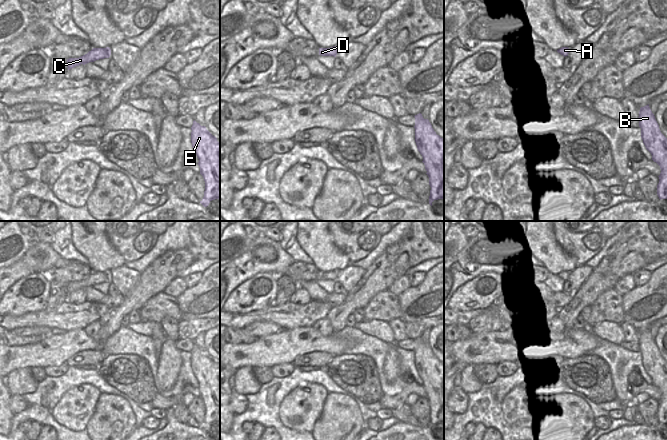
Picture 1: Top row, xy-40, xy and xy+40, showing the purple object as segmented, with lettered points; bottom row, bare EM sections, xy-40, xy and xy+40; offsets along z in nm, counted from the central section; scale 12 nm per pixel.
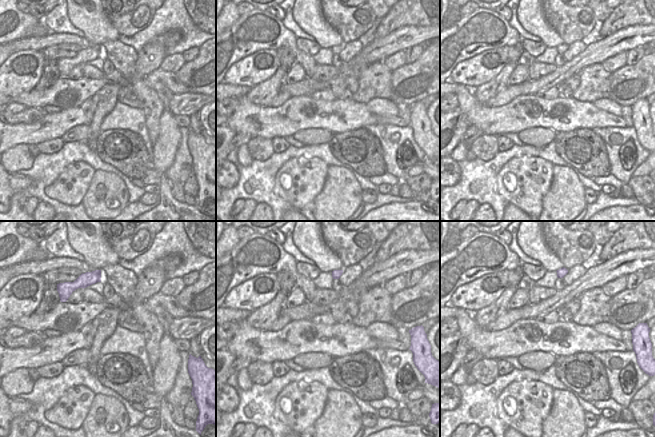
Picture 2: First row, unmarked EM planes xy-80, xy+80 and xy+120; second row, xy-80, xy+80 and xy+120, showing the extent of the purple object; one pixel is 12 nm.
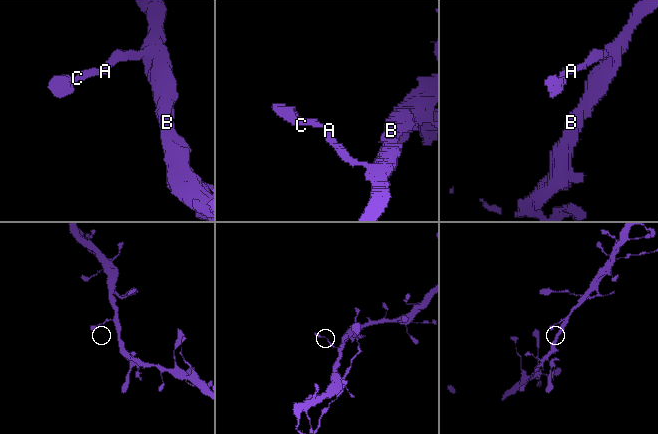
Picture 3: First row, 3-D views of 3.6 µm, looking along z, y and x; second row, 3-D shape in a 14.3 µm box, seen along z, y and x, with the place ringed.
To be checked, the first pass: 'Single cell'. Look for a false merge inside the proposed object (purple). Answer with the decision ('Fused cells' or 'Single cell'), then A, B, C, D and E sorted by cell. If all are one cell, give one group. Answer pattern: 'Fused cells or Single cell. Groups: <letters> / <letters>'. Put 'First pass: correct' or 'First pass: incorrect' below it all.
Single cell. Groups: A B C D E
First pass: correct

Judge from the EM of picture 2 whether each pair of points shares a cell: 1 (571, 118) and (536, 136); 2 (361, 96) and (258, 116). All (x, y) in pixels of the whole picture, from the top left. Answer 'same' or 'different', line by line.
1: different
2: different

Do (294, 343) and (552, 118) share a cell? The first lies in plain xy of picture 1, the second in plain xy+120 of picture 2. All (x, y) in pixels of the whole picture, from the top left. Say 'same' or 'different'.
same

